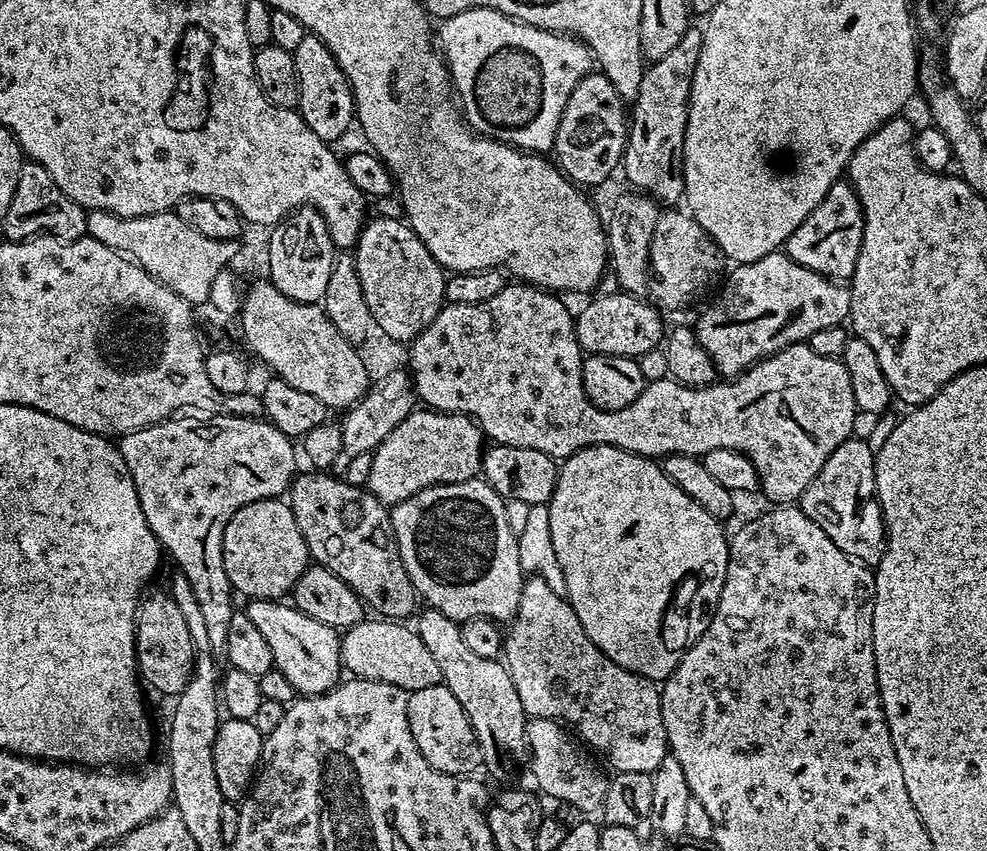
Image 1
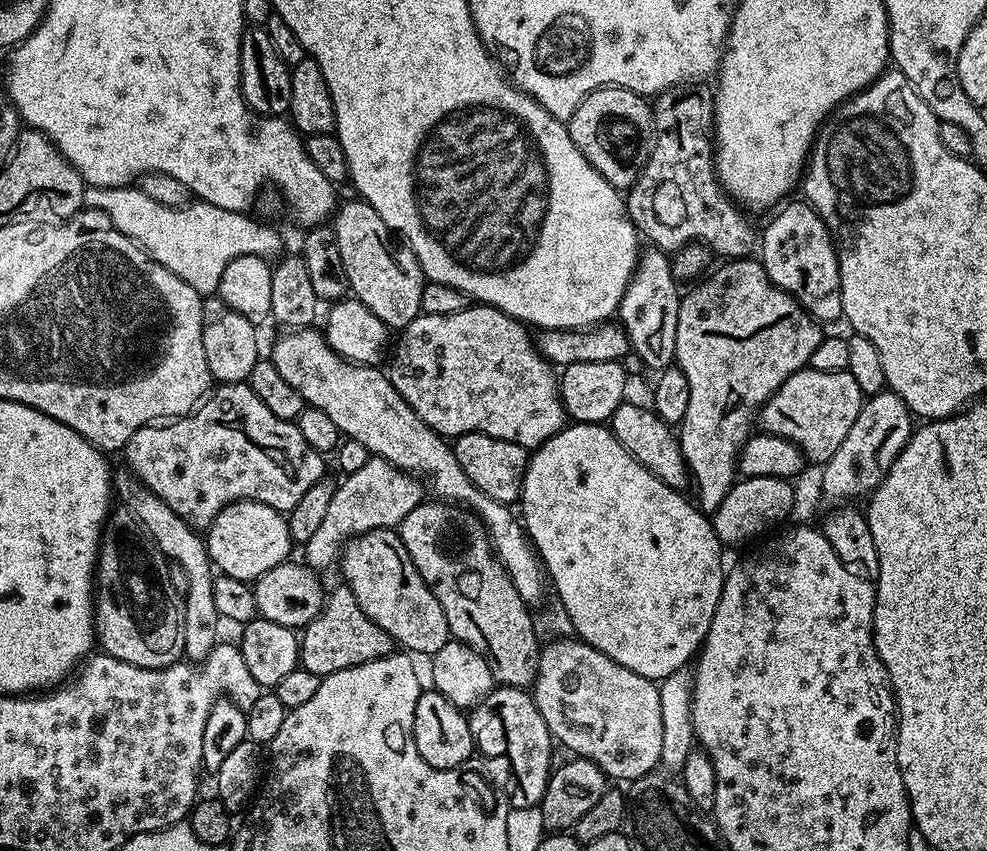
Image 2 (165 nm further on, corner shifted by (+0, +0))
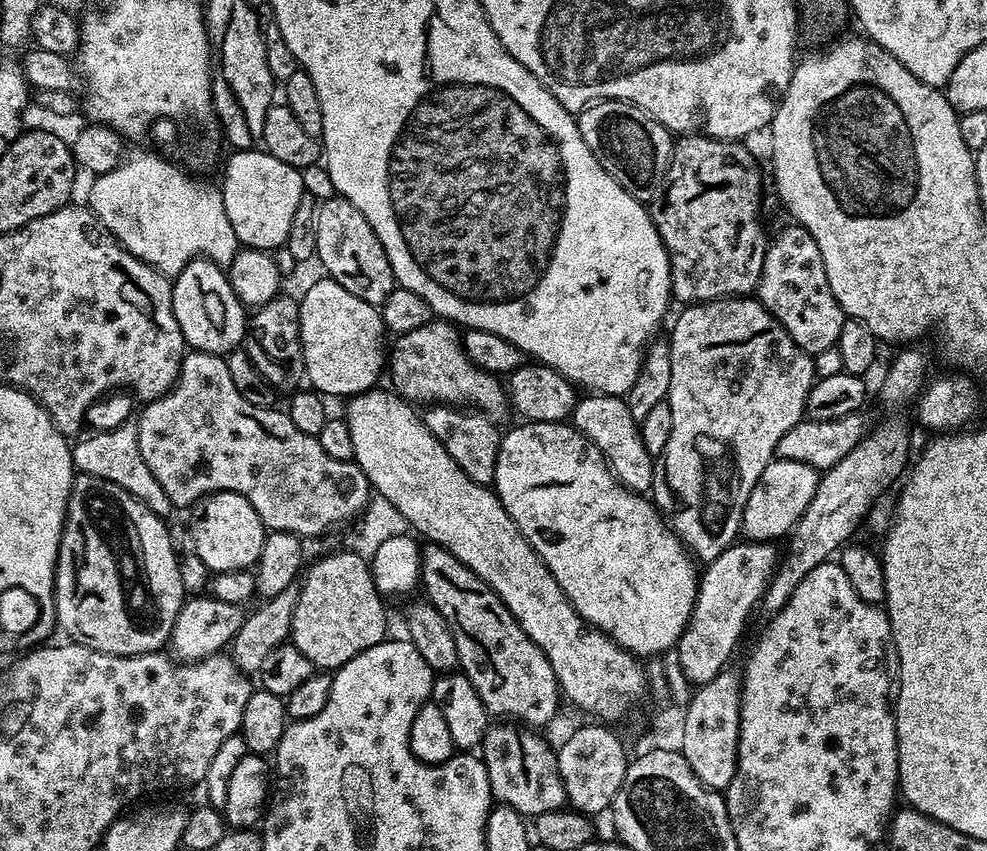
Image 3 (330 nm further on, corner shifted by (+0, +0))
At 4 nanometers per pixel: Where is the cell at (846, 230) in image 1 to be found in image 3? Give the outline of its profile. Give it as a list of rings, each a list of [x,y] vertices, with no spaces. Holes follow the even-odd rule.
[[[792,222],[789,225],[789,228],[782,229],[773,240],[771,237],[767,241],[760,284],[756,287],[754,296],[763,308],[770,310],[770,314],[774,314],[774,318],[778,318],[778,322],[786,330],[786,334],[790,334],[790,338],[794,338],[794,342],[799,348],[806,350],[809,354],[815,354],[836,346],[836,339],[846,317],[830,290],[830,282],[826,282],[826,270],[822,262],[822,254],[818,254],[818,242],[814,242],[811,234],[799,224]]]

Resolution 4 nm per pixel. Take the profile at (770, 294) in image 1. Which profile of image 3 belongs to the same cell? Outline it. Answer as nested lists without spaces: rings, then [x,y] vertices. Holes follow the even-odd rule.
[[[729,296],[705,304],[689,304],[679,310],[680,317],[672,324],[672,340],[667,341],[670,358],[667,402],[674,423],[666,450],[654,464],[650,499],[693,557],[707,562],[737,543],[746,498],[750,498],[754,482],[762,478],[762,470],[776,456],[778,438],[805,419],[808,395],[817,374],[813,357],[796,345],[778,318],[755,298]]]

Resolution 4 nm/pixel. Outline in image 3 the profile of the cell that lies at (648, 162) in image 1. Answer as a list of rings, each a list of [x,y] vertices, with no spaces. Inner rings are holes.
[[[684,134],[675,141],[663,185],[650,204],[650,219],[664,243],[672,267],[672,294],[677,301],[681,300],[681,305],[748,296],[760,284],[766,247],[764,224],[760,221],[760,172],[746,145],[738,140],[715,140],[699,134]]]

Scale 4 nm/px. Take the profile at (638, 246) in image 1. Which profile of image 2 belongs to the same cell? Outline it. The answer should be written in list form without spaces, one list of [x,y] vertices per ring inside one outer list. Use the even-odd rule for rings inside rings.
[[[647,247],[646,252],[637,257],[631,282],[624,287],[623,298],[617,303],[617,317],[621,327],[628,336],[630,350],[642,358],[645,369],[659,374],[666,368],[673,367],[676,359],[676,340],[678,310],[680,309],[681,291],[678,290],[679,283],[672,274],[671,259],[667,253],[659,248]]]

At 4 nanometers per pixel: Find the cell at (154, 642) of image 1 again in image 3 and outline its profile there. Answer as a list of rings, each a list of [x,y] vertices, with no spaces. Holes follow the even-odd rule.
[[[80,474],[73,479],[72,493],[68,499],[68,513],[64,519],[64,529],[60,539],[60,549],[56,559],[56,622],[62,629],[69,632],[71,639],[77,644],[85,644],[99,652],[114,654],[115,656],[141,656],[147,652],[159,652],[171,641],[172,632],[176,629],[176,619],[180,607],[184,604],[186,593],[180,577],[180,562],[178,551],[172,545],[172,536],[163,519],[148,509],[145,504],[138,502],[122,486],[110,482],[106,478]]]

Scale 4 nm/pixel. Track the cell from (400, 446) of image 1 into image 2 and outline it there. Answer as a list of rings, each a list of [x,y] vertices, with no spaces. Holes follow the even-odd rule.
[[[369,458],[366,466],[347,473],[343,479],[336,484],[318,530],[302,545],[303,563],[313,570],[328,568],[331,564],[333,567],[353,536],[379,528],[395,529],[404,521],[406,514],[410,514],[410,510],[417,508],[425,499],[425,485],[417,477],[379,458]]]

